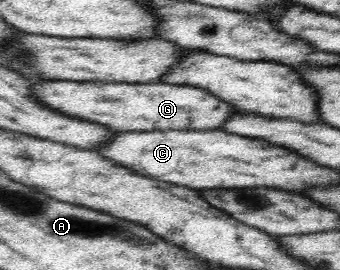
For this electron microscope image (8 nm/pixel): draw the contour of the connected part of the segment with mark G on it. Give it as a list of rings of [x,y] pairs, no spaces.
[[[40,83],[34,85],[36,95],[50,107],[88,119],[94,123],[108,125],[118,133],[128,131],[222,131],[224,123],[238,111],[218,99],[216,95],[190,85],[120,85],[120,83]]]

